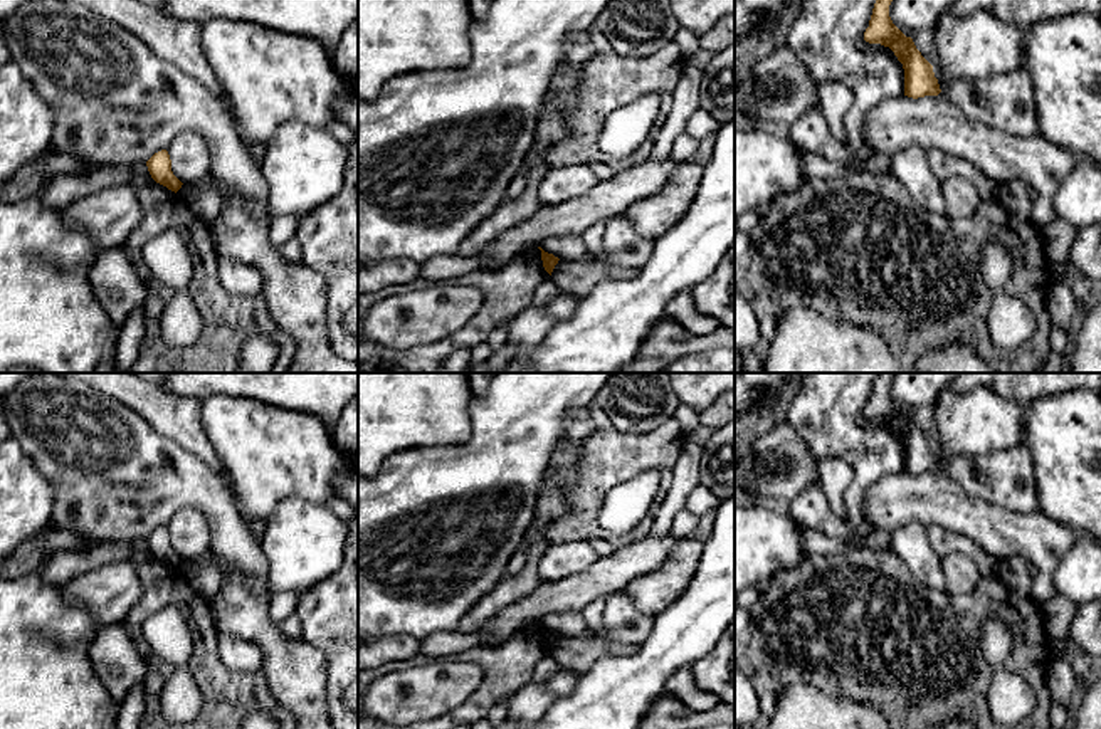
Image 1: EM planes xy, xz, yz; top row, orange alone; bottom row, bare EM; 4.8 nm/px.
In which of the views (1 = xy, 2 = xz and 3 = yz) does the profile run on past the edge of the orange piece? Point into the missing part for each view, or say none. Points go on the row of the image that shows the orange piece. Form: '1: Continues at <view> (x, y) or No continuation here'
1: No continuation here
2: No continuation here
3: No continuation here

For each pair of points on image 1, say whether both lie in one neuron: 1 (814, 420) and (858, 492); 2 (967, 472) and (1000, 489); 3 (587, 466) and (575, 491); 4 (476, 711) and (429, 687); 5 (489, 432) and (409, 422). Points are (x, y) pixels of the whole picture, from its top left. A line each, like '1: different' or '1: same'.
1: same
2: same
3: same
4: different
5: different

